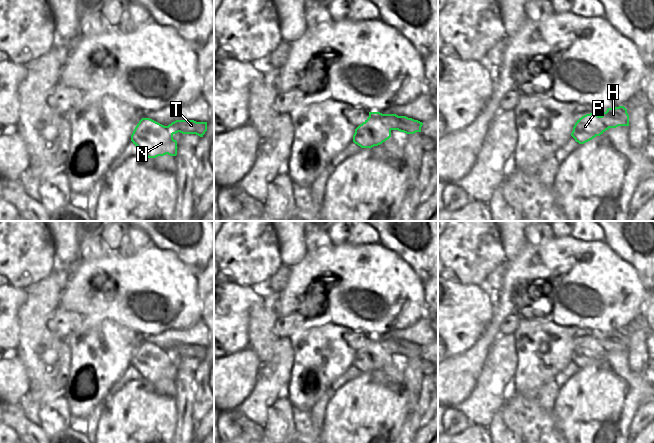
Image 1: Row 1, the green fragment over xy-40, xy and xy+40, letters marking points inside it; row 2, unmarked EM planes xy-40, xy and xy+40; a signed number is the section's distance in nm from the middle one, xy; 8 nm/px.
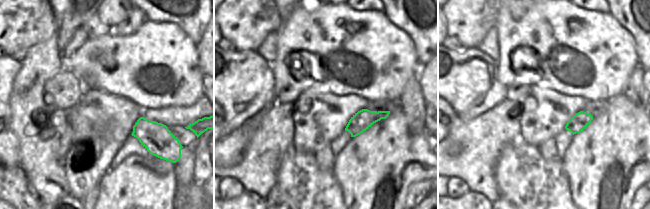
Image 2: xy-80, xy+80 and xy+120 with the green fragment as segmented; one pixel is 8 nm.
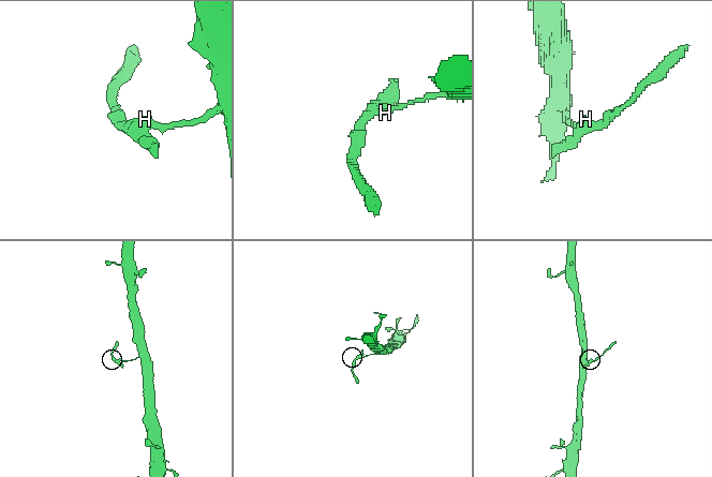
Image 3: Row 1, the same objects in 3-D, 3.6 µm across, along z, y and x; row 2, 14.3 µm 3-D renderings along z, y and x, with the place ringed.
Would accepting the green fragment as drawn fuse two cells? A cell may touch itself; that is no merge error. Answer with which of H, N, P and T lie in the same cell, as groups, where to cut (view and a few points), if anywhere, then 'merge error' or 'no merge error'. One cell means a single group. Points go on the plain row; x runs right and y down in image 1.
H T / N P; cut in xy along (380, 337), (378, 342), (390, 354); merge error

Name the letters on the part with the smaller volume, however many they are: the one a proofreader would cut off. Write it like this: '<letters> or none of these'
N, P

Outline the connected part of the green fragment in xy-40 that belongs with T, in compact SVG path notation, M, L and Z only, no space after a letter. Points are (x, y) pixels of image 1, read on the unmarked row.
M176 344L168 350L170 358L178 356L182 358L196 358L203 361L207 355L207 346L196 346L194 344Z

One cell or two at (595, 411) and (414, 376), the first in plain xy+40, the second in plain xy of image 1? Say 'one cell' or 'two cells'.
two cells

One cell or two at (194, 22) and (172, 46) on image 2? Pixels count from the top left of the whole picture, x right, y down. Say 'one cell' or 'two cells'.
two cells

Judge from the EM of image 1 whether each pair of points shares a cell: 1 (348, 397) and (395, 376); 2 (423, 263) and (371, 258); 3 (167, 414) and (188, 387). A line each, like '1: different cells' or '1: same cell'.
1: same cell
2: different cells
3: different cells

